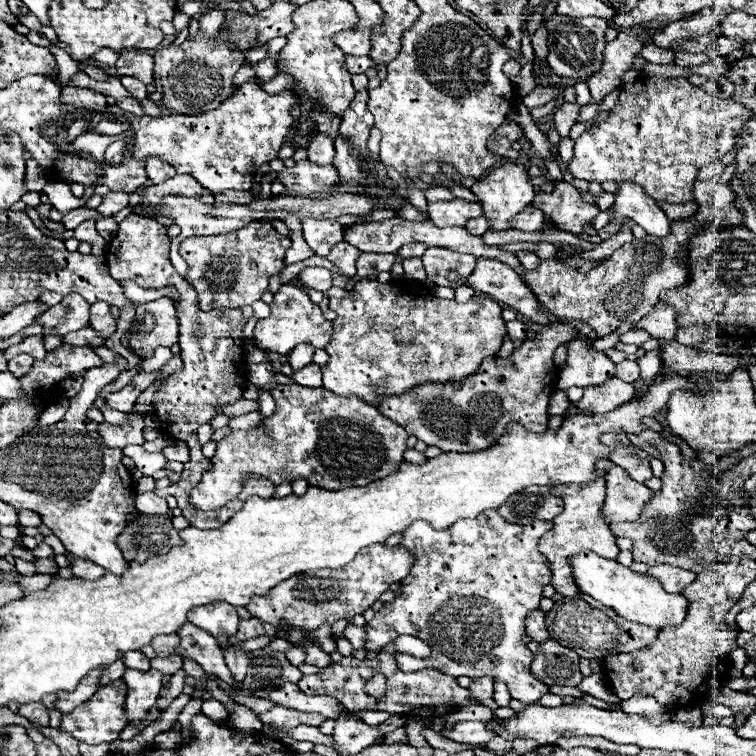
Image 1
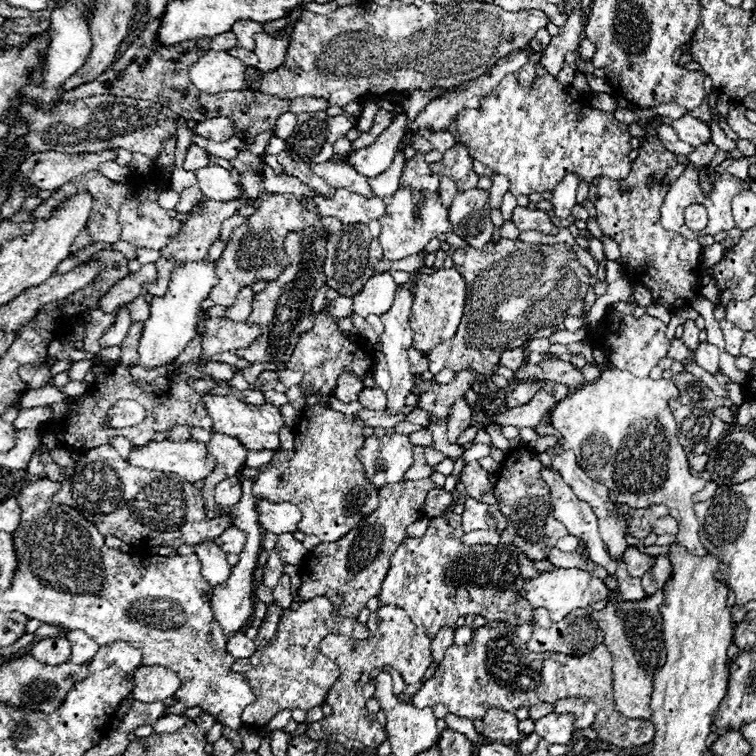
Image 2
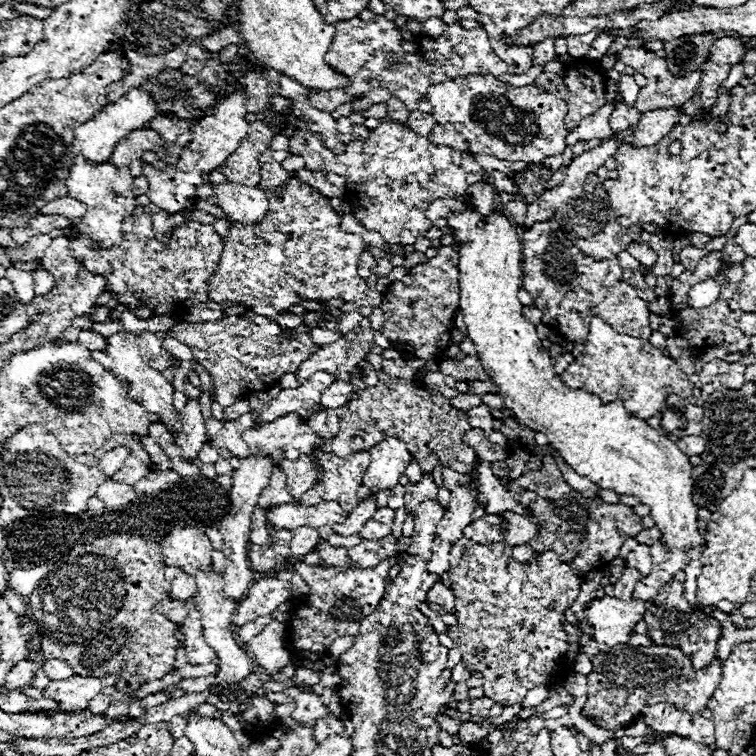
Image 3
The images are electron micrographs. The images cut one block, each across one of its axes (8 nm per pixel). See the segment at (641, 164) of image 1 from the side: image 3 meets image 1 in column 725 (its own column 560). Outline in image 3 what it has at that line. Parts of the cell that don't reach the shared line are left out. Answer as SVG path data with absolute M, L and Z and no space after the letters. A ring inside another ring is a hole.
M468 74L428 86L424 98L434 108L432 116L436 122L452 124L456 132L464 136L474 154L488 154L508 162L524 160L542 164L544 158L562 154L566 148L568 130L564 118L568 114L568 104L534 84L514 88L498 82L494 76Z

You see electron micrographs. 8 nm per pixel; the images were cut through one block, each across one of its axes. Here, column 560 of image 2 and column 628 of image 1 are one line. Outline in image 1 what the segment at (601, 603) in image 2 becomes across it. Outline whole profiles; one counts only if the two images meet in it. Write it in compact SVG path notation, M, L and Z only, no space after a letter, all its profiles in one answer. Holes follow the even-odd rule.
M588 550L588 552L578 554L570 562L572 562L572 570L574 570L574 580L580 588L580 592L614 608L626 620L640 622L650 628L662 630L666 626L678 626L688 612L690 602L682 594L668 594L660 586L660 582L656 582L656 578L632 572L630 568L618 564L616 560L600 558L598 554Z

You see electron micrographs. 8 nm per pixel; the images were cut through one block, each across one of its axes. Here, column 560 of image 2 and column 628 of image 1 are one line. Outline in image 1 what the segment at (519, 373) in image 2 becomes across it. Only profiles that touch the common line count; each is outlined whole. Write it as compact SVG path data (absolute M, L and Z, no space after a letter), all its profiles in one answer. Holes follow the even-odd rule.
M624 360L624 362L618 362L616 368L614 368L614 376L624 380L624 382L636 382L640 378L640 370L638 370L638 364L636 362L630 362L630 360Z

